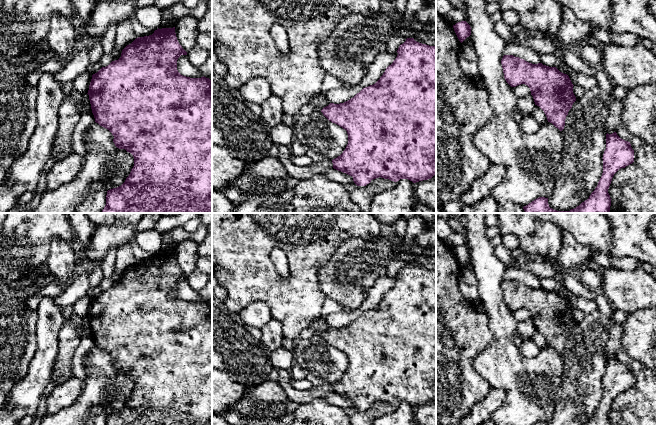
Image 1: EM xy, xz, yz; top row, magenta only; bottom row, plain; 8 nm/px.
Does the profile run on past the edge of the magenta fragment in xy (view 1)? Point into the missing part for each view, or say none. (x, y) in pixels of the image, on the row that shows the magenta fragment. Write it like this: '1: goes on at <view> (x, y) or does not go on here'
1: does not go on here

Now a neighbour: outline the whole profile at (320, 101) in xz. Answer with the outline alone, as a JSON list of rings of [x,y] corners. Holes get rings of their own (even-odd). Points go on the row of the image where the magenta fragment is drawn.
[[[325,93],[317,94],[309,100],[310,104],[314,105],[317,110],[322,110],[324,107],[328,106],[330,102],[325,96]]]

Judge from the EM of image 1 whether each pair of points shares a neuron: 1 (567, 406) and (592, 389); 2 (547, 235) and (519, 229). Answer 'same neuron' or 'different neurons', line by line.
1: same neuron
2: same neuron

